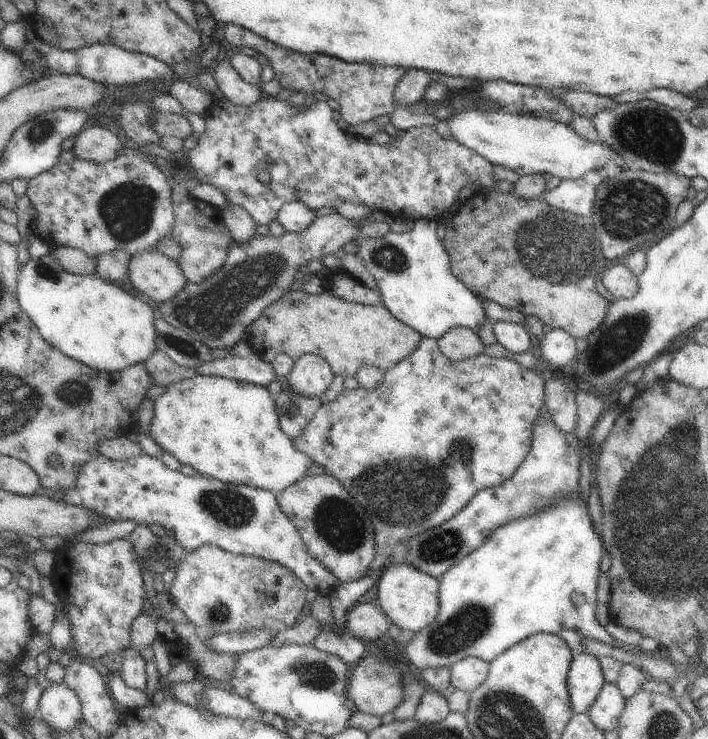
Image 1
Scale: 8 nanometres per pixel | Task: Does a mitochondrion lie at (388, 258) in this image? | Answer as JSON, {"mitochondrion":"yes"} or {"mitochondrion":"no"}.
{"mitochondrion":"yes"}

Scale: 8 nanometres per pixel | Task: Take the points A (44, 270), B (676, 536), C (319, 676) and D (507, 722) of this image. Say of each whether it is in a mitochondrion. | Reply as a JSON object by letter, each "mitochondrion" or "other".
{"A":"mitochondrion","B":"mitochondrion","C":"mitochondrion","D":"mitochondrion"}

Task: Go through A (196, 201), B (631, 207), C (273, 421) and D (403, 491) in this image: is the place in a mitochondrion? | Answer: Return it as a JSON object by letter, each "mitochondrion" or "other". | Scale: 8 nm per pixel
{"A":"other","B":"mitochondrion","C":"other","D":"mitochondrion"}

